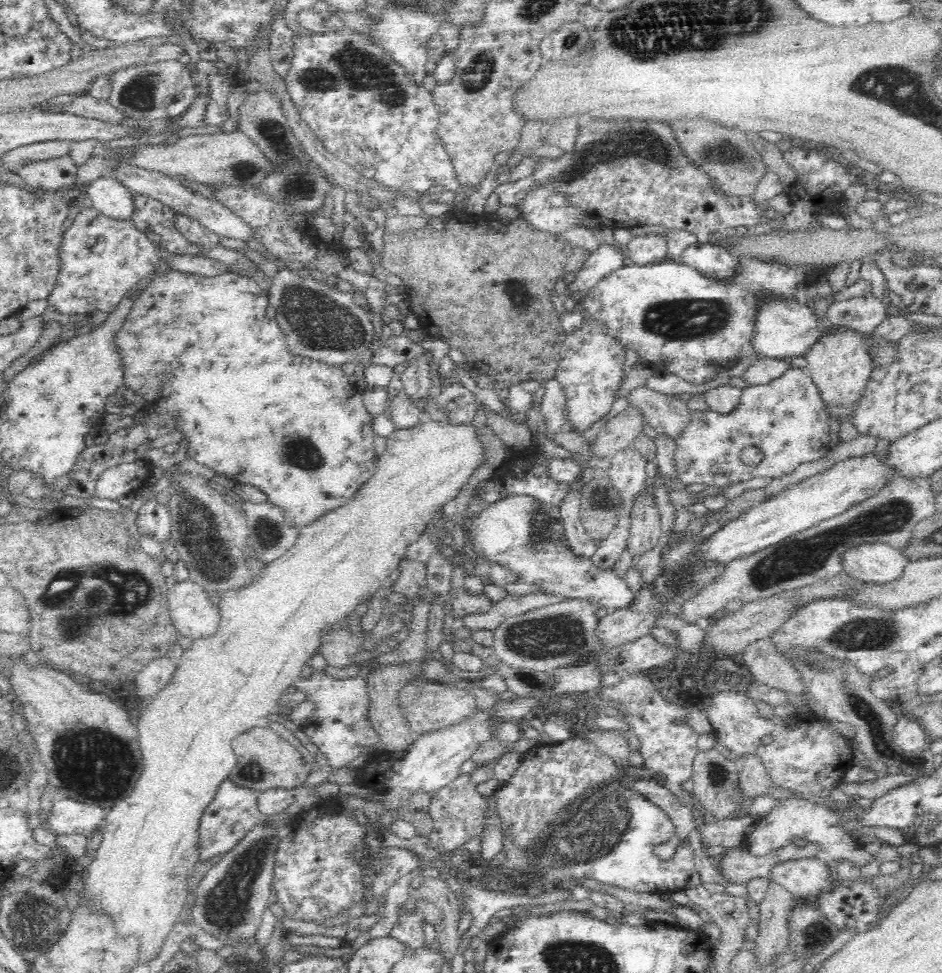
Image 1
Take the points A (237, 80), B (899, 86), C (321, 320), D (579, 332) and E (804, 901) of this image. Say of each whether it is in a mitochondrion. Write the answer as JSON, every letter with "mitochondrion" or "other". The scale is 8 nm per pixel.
{"A":"other","B":"mitochondrion","C":"mitochondrion","D":"other","E":"other"}

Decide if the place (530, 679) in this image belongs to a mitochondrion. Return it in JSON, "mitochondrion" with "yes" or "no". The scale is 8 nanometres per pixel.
{"mitochondrion":"yes"}

